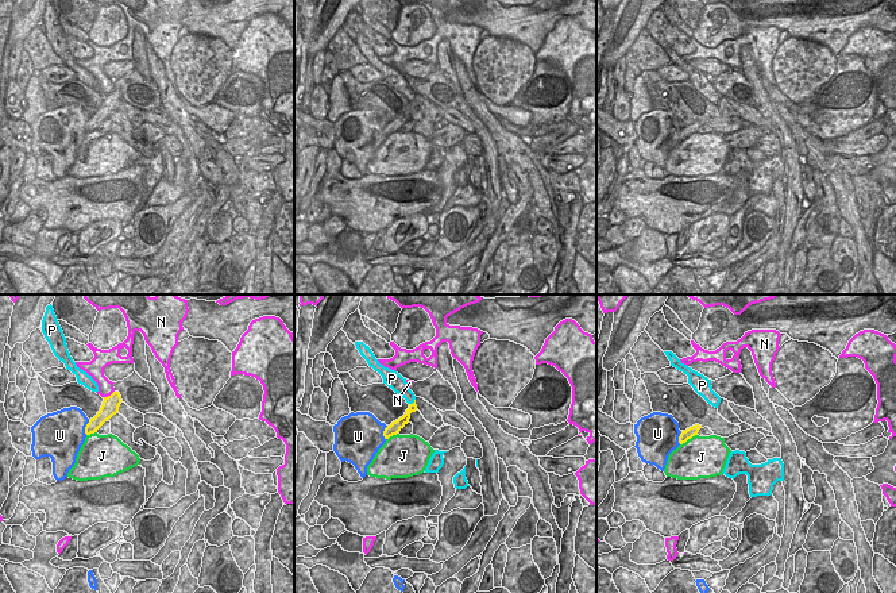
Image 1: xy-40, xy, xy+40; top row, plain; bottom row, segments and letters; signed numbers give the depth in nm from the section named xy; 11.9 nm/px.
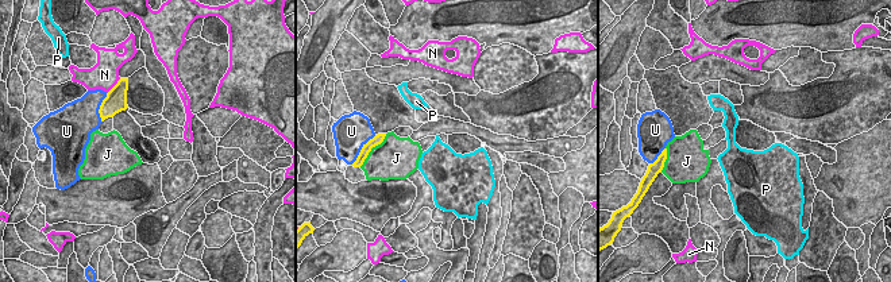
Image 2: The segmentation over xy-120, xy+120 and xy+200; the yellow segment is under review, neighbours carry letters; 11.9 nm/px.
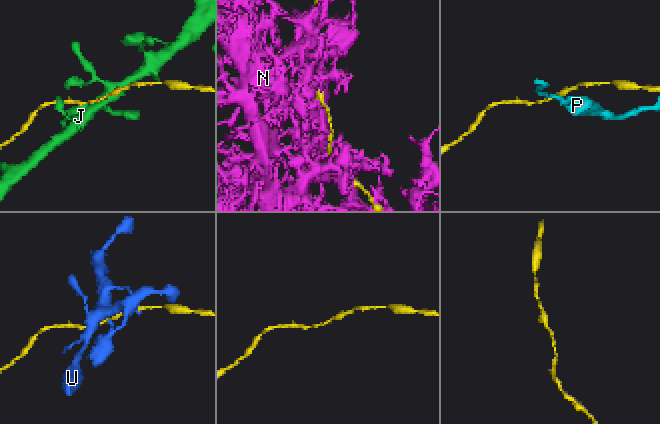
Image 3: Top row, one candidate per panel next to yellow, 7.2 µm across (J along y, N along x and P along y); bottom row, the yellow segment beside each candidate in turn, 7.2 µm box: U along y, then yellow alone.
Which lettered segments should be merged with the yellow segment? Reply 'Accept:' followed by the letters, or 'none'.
Accept: none

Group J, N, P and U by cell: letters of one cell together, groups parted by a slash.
J / N / P / U

